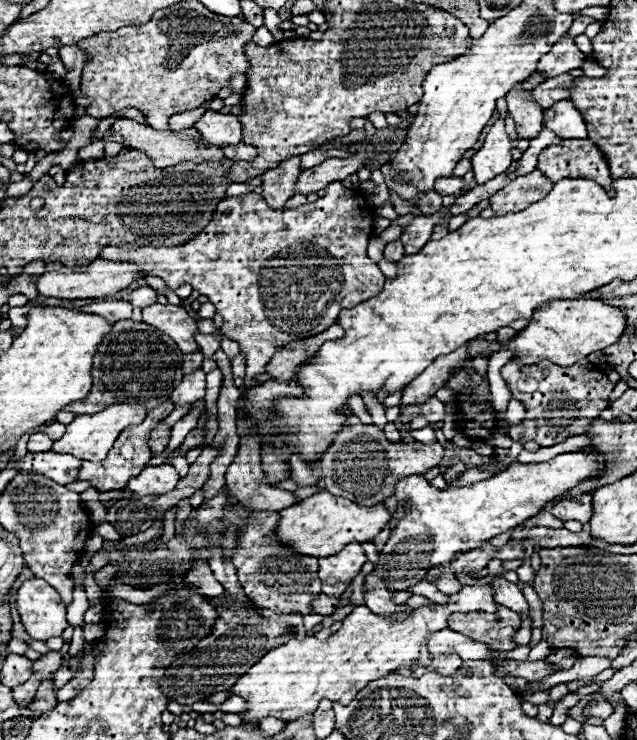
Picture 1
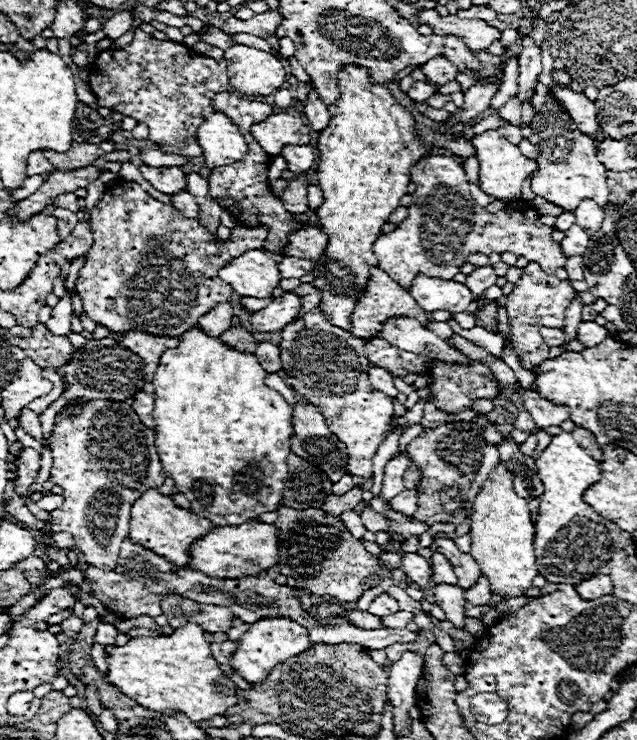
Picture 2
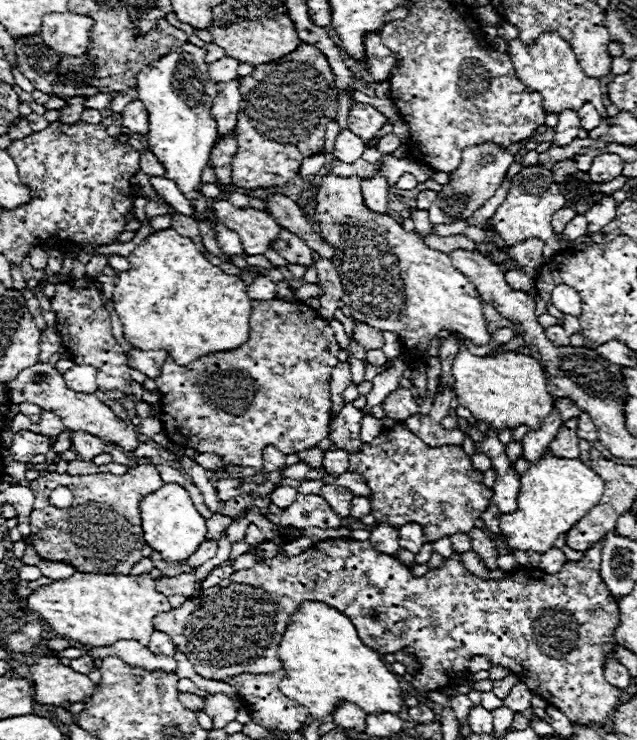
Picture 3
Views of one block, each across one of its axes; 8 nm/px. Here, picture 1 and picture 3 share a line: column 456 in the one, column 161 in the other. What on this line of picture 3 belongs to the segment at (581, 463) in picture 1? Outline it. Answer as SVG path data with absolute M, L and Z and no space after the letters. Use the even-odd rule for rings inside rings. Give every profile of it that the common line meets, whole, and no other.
M176 482L164 484L160 490L142 498L140 516L142 516L142 530L144 530L146 544L158 550L162 558L168 562L174 562L174 560L184 562L190 554L198 550L198 546L206 538L206 520L194 508L186 488L182 488Z

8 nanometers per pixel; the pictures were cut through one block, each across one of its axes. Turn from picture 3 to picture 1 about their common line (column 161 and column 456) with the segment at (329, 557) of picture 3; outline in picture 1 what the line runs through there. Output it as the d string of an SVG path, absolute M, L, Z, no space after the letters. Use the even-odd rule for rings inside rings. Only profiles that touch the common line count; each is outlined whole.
M498 606L498 612L468 612L468 614L452 614L450 630L470 636L472 640L486 642L496 652L510 652L514 650L514 634L522 620L512 610Z

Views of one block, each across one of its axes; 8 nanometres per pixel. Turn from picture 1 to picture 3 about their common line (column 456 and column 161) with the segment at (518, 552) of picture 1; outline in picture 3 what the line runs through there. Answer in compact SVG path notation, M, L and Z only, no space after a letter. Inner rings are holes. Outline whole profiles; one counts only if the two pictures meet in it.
M152 550L150 560L152 560L154 566L162 572L162 576L176 576L176 574L182 572L182 564L180 564L180 562L164 562L162 556L160 556L156 550Z

